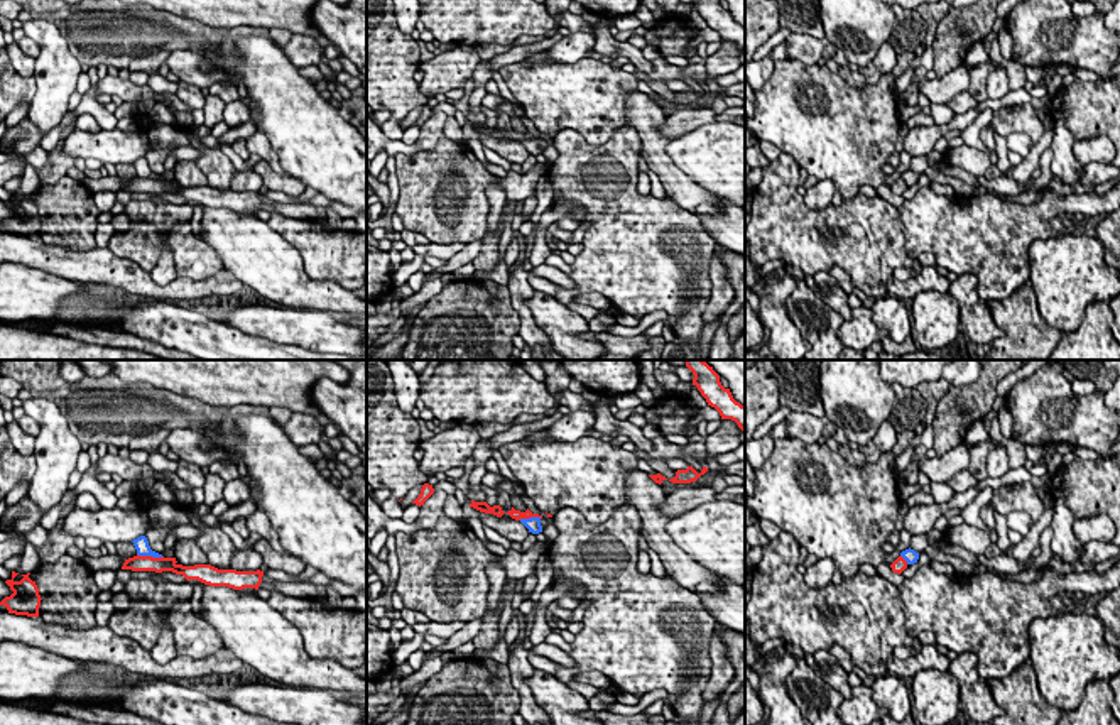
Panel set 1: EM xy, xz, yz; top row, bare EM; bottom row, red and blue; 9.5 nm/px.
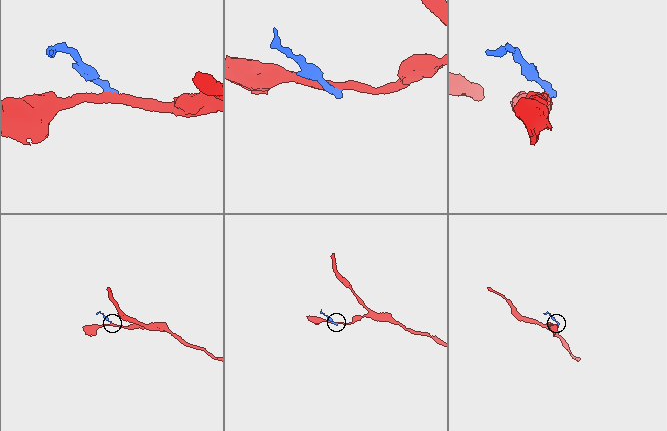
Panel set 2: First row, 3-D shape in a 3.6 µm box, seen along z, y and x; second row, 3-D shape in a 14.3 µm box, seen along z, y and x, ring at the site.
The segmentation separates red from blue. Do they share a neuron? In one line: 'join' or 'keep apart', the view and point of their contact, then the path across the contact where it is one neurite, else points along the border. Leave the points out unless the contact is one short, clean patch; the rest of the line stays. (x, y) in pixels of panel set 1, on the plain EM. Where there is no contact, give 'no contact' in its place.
keep apart; contact xy (151, 178); border xy (137, 174), (163, 178)

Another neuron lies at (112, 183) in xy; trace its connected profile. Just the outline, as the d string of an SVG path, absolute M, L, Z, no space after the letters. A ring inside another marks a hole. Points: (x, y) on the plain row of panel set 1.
M105 176L98 181L90 179L90 177L83 179L83 183L90 188L91 193L100 193L100 191L106 191L106 189L118 193L118 191L122 191L122 188L127 181L128 179L122 179L118 176Z

